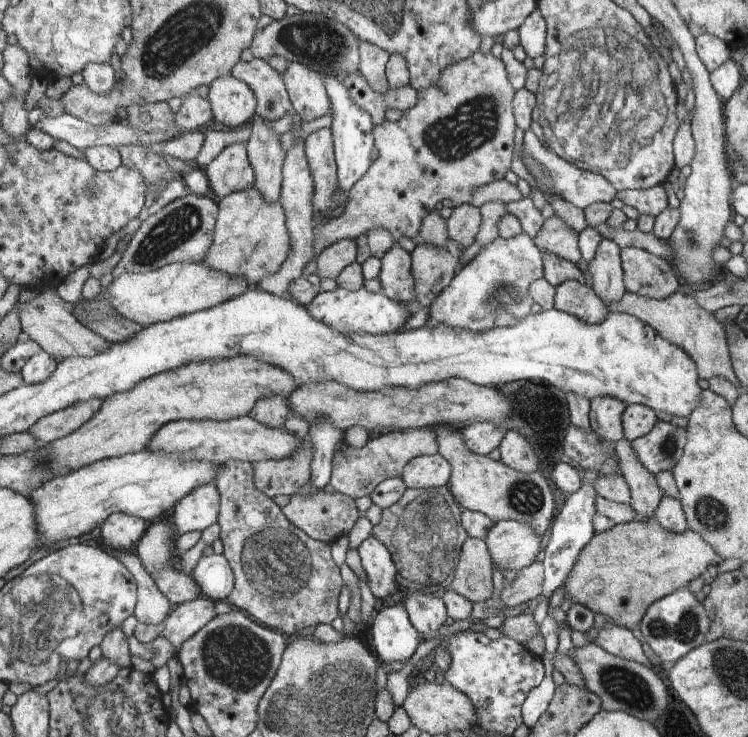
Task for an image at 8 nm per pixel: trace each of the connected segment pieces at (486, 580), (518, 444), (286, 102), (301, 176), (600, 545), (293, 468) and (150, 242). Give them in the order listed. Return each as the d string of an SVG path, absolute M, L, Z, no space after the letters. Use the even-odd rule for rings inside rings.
M468 538L462 546L456 576L450 590L458 592L469 602L482 602L492 596L492 560L488 546L478 538Z
M508 430L499 448L502 454L501 462L510 468L526 473L538 471L539 462L532 446L526 442L526 438L520 438L516 430Z
M254 59L233 69L233 78L248 84L257 96L257 116L276 121L289 114L293 102L285 86L285 78L267 61Z
M298 137L295 144L285 152L285 162L283 165L283 188L281 191L280 202L285 209L289 218L289 230L293 240L293 248L289 259L282 264L281 271L276 272L273 276L265 276L257 286L258 288L273 293L274 295L284 298L284 300L293 300L290 294L290 284L295 279L302 276L306 264L317 257L314 249L313 232L313 208L314 180L310 173L310 166L305 154L305 140Z
M655 516L648 520L637 520L627 524L615 524L610 530L596 534L582 552L572 572L563 584L565 598L575 604L586 606L593 613L600 613L620 627L634 630L646 615L648 608L658 600L688 587L696 578L704 577L709 566L724 567L722 556L718 556L698 532L688 528L684 532L662 529Z
M305 438L302 447L293 456L282 460L264 460L255 464L255 483L268 497L292 496L299 492L311 478L312 446Z
M190 193L184 198L174 200L157 214L141 222L120 262L113 269L112 276L118 278L122 274L144 274L175 263L190 264L205 260L205 256L213 247L218 216L220 208L212 198Z

